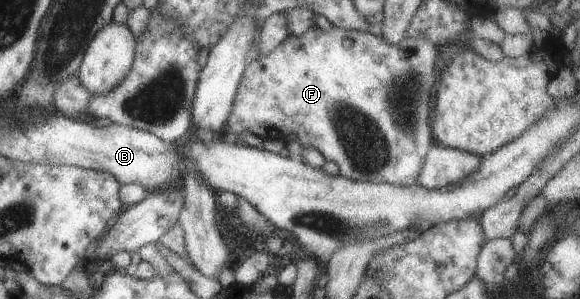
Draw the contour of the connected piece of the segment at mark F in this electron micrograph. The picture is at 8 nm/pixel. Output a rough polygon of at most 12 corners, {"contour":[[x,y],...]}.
{"contour":[[311,26],[245,66],[225,128],[413,186],[433,42]]}

